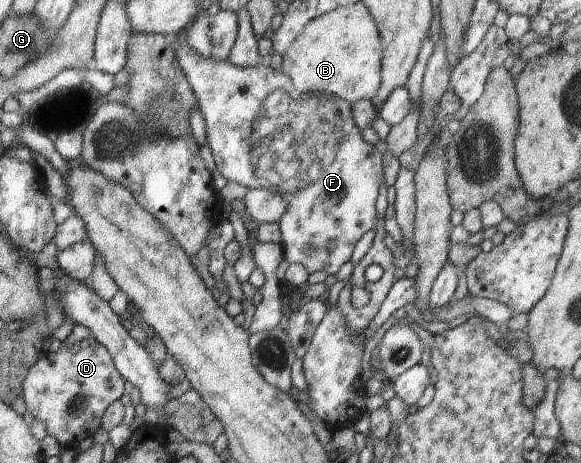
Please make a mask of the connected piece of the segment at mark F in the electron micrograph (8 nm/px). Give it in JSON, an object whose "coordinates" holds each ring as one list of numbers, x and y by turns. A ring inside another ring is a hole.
{"coordinates":[[181,33,181,37,177,39,177,61,187,76,190,88,199,103,199,111,205,119,205,142,211,148,216,169,226,180,237,181,247,188,253,187,254,177,257,177,259,181,263,181,263,189,278,193,287,203,287,211,283,213,278,223,287,263,303,265,308,274,325,271,327,275,335,275,341,265,350,260,359,239,367,231,375,229,372,246,355,266,351,281,346,281,337,302,347,321,347,329,351,329,351,333,355,335,362,335,399,277,395,275,398,267,393,263,394,254,383,242,386,235,384,219,377,217,377,205,375,205,379,189,384,183,382,154,375,145,361,137,353,119,352,104,340,97,332,96,331,93,292,91,289,77,270,65,239,67,229,60,205,59,198,51,189,47,185,33],[373,263,383,268,383,275,379,281,370,283,363,273],[354,286,363,287,370,295,369,302,363,307,353,307,351,303,351,291]]}

